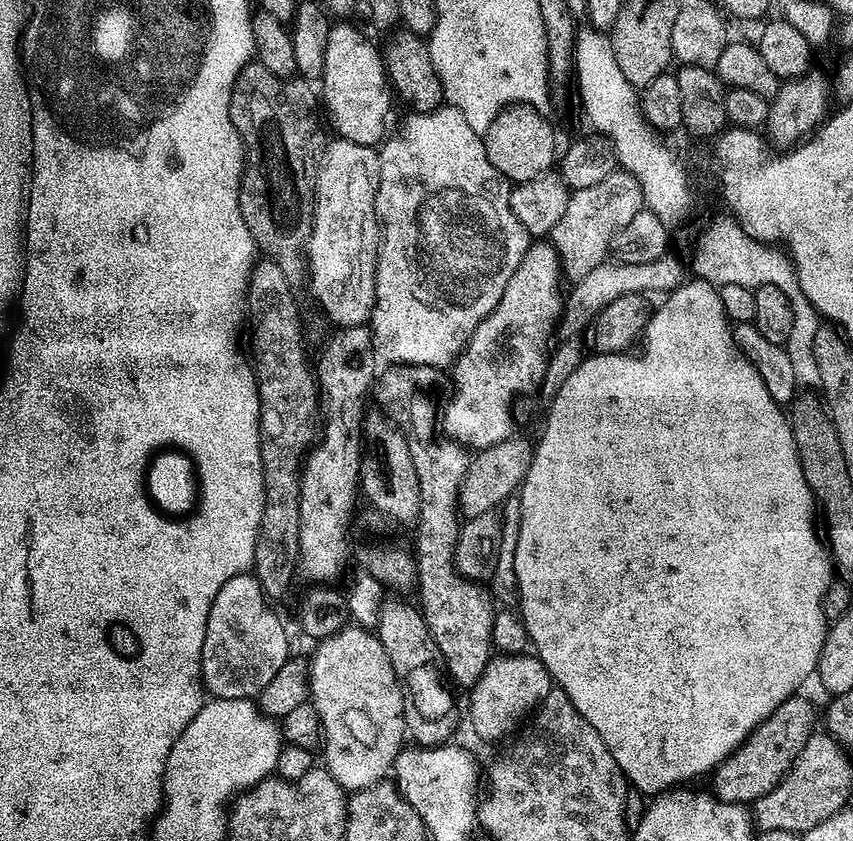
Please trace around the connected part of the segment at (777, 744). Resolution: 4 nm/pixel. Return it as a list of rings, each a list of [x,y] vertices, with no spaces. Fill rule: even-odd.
[[[804,694],[786,698],[786,702],[782,702],[782,706],[763,720],[714,770],[711,787],[715,796],[731,804],[748,806],[770,794],[770,790],[774,790],[792,768],[798,754],[802,754],[802,746],[806,746],[817,728],[816,708]]]

